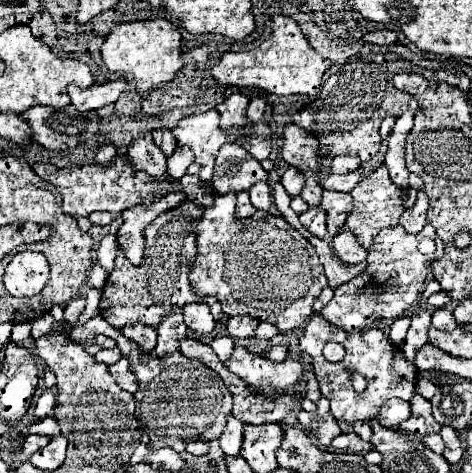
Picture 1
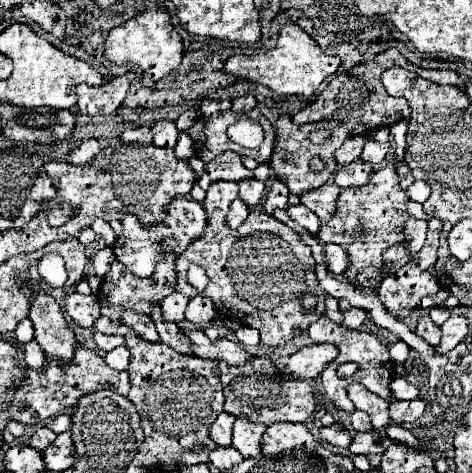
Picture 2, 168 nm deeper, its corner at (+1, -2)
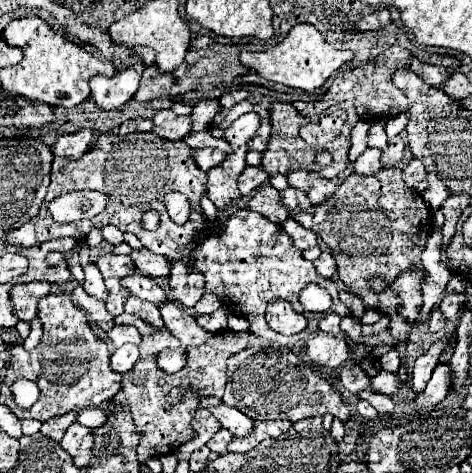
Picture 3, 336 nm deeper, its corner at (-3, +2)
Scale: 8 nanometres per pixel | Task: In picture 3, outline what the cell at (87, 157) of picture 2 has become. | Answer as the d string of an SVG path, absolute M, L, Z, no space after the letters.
M79 130L75 134L63 134L57 138L53 144L53 154L55 156L83 156L87 148L95 142L95 132L91 130Z

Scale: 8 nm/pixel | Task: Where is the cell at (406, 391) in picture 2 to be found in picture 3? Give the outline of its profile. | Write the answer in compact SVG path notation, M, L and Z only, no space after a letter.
M379 372L377 376L371 378L371 390L373 392L395 396L397 394L397 388L399 388L399 380L391 372Z

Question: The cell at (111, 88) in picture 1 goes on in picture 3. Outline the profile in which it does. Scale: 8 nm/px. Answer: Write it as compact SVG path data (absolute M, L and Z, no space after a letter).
M139 60L137 64L129 66L123 72L117 72L115 76L93 76L91 78L91 96L103 110L113 110L123 106L139 88L141 74L145 70L145 64Z

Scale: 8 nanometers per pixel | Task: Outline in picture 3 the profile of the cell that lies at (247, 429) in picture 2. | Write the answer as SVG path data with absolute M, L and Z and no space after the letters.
M219 404L219 406L211 406L209 412L213 412L213 416L221 422L221 426L227 428L233 436L247 436L253 430L253 420L243 412L239 412L237 408Z

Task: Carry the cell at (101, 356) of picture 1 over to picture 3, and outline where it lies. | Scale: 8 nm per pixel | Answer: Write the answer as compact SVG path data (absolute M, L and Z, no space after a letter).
M125 344L125 346L117 348L115 354L111 356L111 370L119 372L119 374L125 374L125 372L129 372L129 370L135 366L137 360L139 360L139 350L137 350L137 346Z

